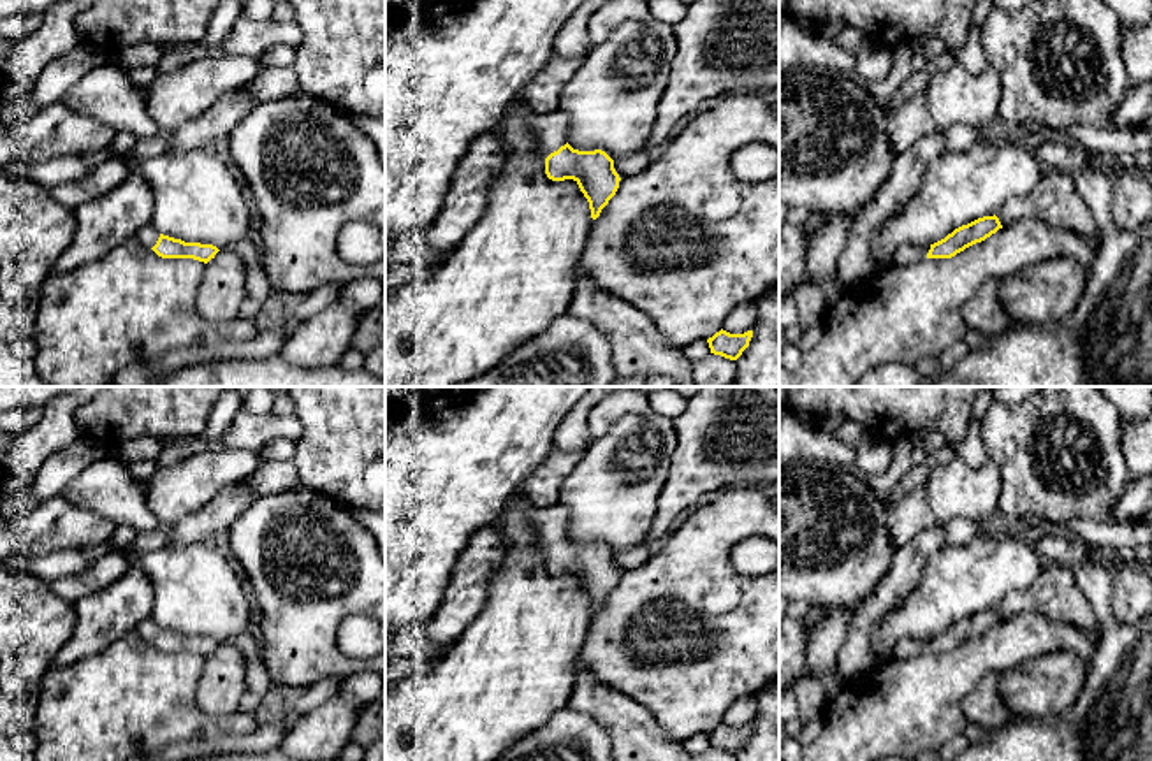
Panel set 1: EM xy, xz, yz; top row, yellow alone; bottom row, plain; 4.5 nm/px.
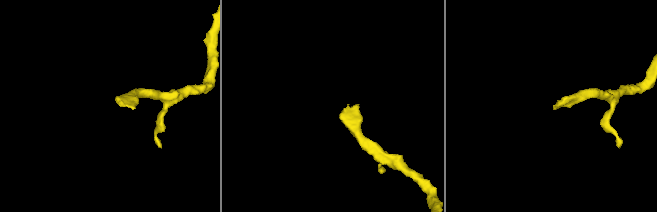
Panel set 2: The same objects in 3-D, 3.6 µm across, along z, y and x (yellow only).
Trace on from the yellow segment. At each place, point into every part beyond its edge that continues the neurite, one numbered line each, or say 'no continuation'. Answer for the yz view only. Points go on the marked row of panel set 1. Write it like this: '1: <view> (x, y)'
1: yz (906, 253)

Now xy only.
1: xy (148, 236)

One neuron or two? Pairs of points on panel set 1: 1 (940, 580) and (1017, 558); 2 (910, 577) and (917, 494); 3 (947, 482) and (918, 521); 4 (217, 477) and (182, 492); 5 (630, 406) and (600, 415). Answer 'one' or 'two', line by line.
1: one
2: two
3: two
4: one
5: one

